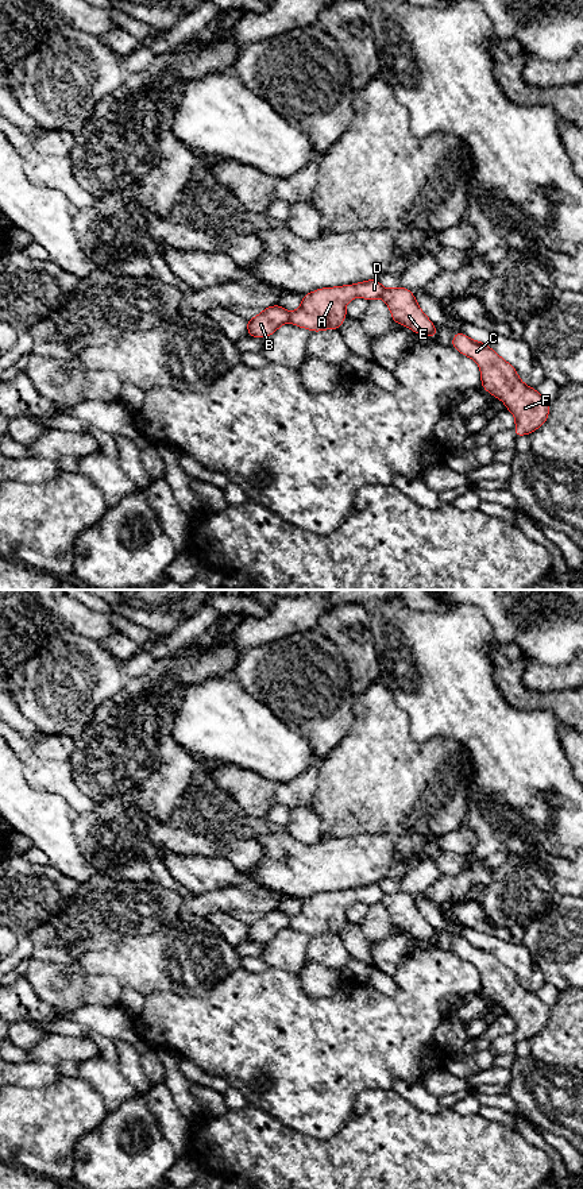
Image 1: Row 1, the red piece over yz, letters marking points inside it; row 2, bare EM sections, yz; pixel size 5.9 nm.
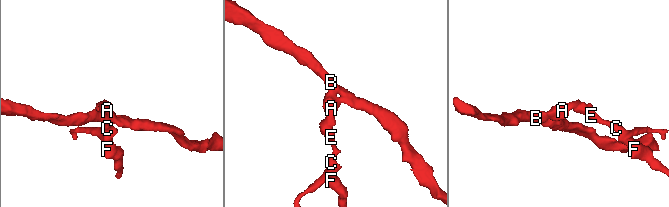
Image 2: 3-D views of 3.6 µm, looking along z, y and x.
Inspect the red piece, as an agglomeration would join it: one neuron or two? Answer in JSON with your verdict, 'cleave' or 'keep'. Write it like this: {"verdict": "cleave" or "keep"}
{"verdict": "cleave"}

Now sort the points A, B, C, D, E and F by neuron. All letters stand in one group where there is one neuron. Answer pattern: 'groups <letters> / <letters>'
groups A C D E F / B

